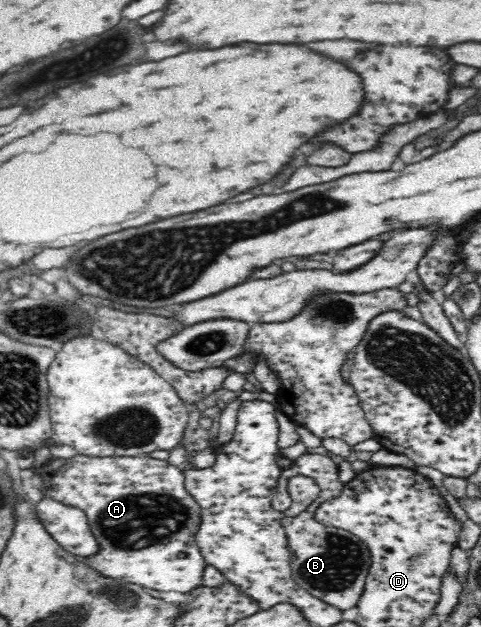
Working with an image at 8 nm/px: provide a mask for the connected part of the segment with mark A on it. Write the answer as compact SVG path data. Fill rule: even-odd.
M80 454L68 459L51 457L33 470L40 475L45 497L76 507L86 514L90 532L98 543L98 551L90 557L76 556L76 559L104 577L119 579L124 583L136 583L159 592L178 591L186 594L203 584L205 559L195 541L201 524L201 507L185 488L184 470L168 460L149 455L98 458Z

